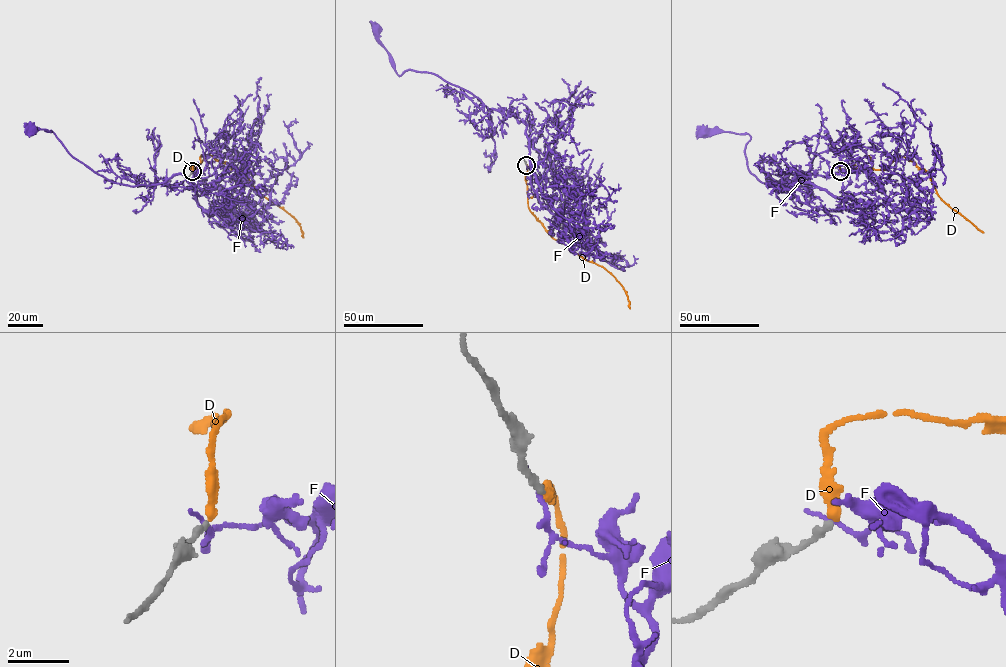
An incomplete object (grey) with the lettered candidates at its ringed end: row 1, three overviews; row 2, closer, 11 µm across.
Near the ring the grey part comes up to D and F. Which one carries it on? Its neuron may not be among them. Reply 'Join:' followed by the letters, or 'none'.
Join: D

